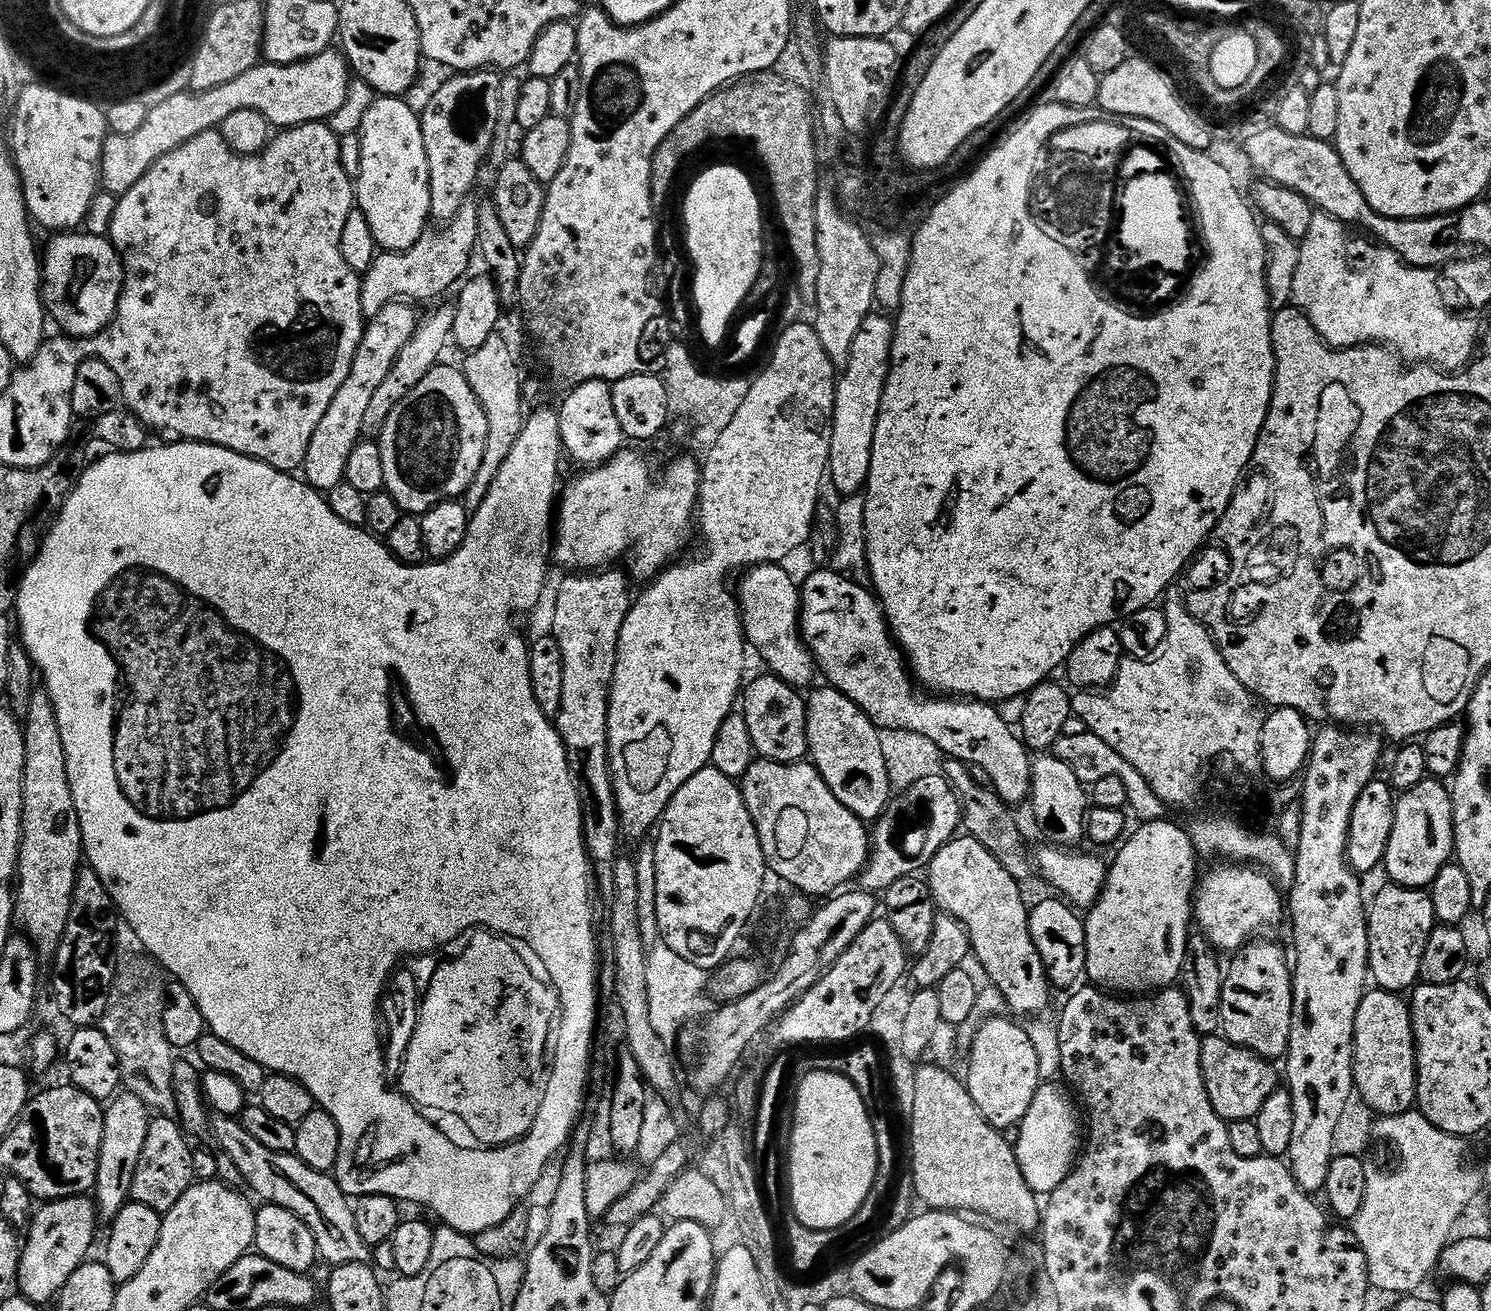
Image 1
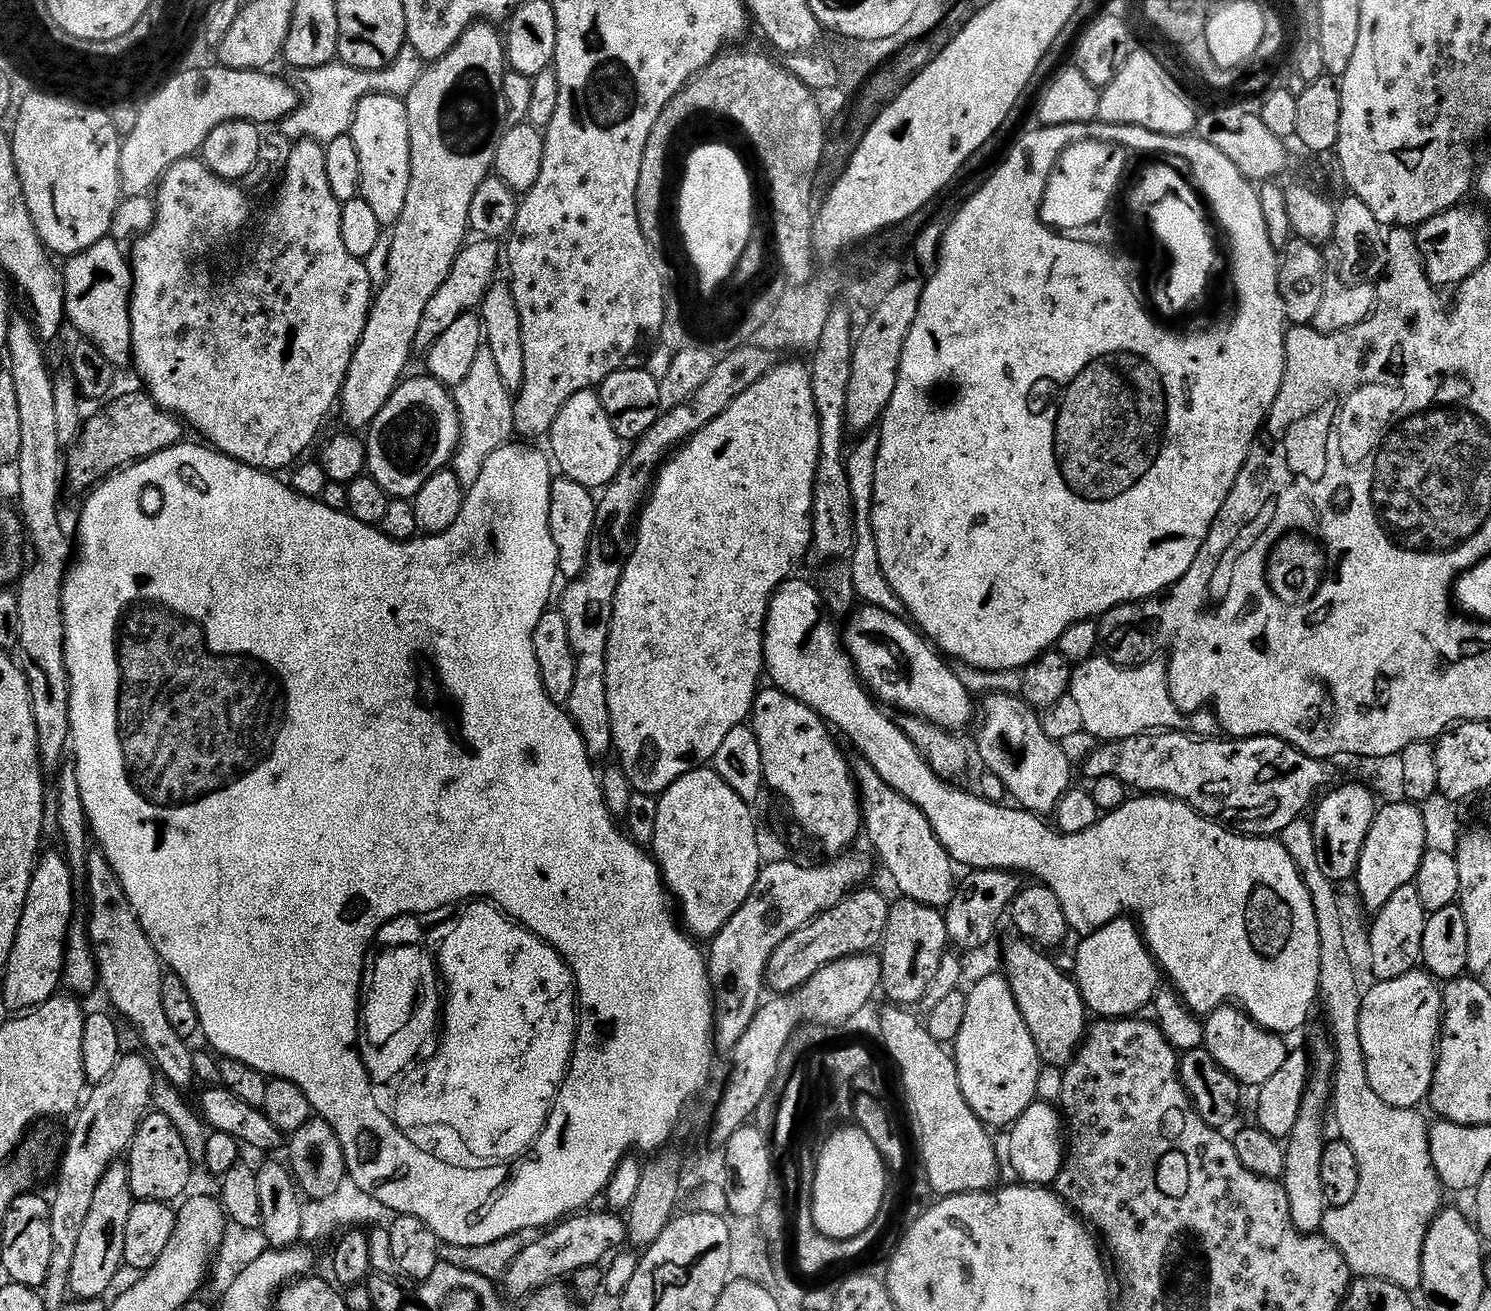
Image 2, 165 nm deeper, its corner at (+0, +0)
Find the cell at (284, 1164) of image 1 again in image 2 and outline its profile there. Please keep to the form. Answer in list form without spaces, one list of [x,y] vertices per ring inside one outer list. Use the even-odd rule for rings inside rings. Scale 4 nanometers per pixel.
[[[99,850],[89,851],[86,887],[88,887],[88,904],[92,907],[88,912],[86,927],[92,952],[96,956],[96,966],[100,970],[99,987],[102,992],[104,988],[109,1002],[140,1031],[140,1036],[144,1039],[145,1046],[148,1047],[147,1055],[158,1069],[159,1075],[173,1088],[187,1090],[191,1084],[194,1084],[194,1052],[193,1049],[188,1049],[189,1041],[185,1037],[174,1034],[174,1026],[170,1026],[170,1022],[166,1018],[166,1010],[162,1007],[162,982],[166,975],[165,965],[156,952],[156,947],[144,933],[144,928],[140,925],[140,919],[137,918],[135,910],[132,909],[132,903],[128,901],[128,895],[118,874],[113,870],[104,853]]]

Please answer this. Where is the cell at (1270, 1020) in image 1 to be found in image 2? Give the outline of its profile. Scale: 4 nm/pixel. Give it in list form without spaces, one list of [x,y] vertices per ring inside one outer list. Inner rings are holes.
[[[1236,1006],[1215,1008],[1207,1013],[1203,1021],[1204,1047],[1218,1062],[1218,1066],[1225,1068],[1241,1085],[1259,1089],[1260,1085],[1270,1082],[1270,1078],[1286,1062],[1290,1051],[1289,1045],[1284,1045],[1283,1035],[1267,1032],[1262,1026],[1253,1022],[1247,1012]]]

